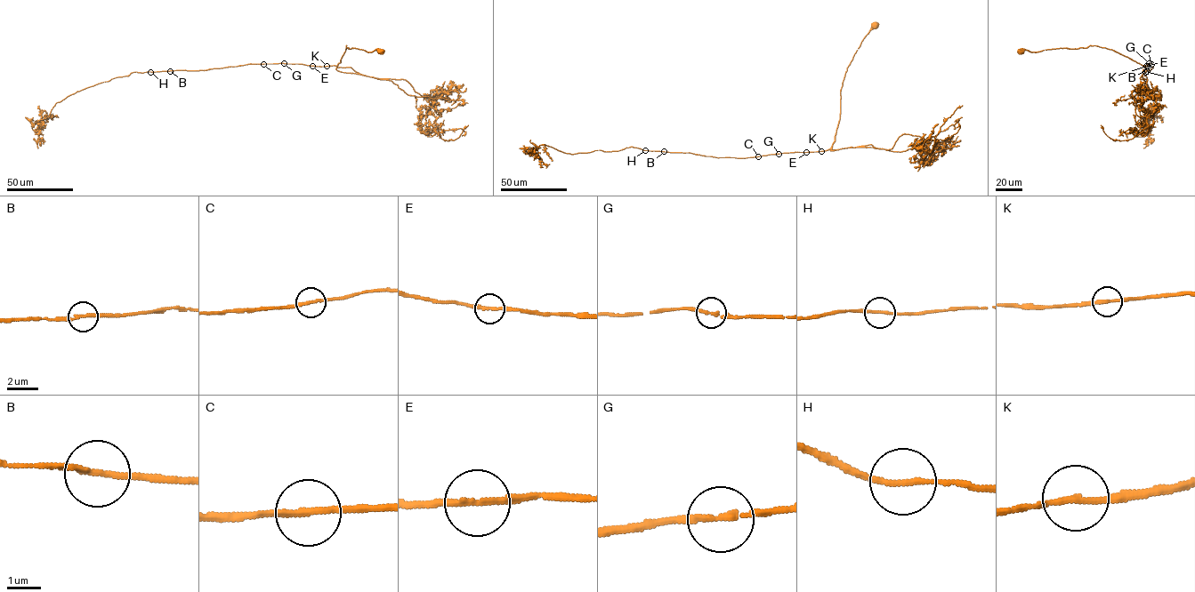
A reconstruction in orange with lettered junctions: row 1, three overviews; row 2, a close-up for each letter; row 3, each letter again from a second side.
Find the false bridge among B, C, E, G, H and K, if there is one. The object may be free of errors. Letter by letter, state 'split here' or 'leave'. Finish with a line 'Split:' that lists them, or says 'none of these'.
B: leave
C: leave
E: leave
G: leave
H: leave
K: leave
Split: none of these

